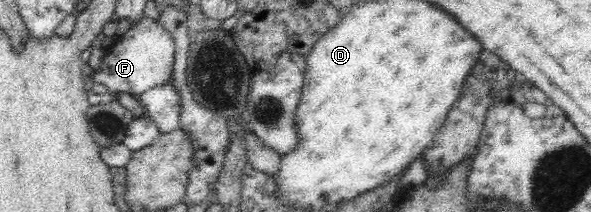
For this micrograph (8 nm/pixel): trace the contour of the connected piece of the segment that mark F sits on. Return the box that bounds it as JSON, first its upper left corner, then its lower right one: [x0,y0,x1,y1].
[91,16,175,96]

